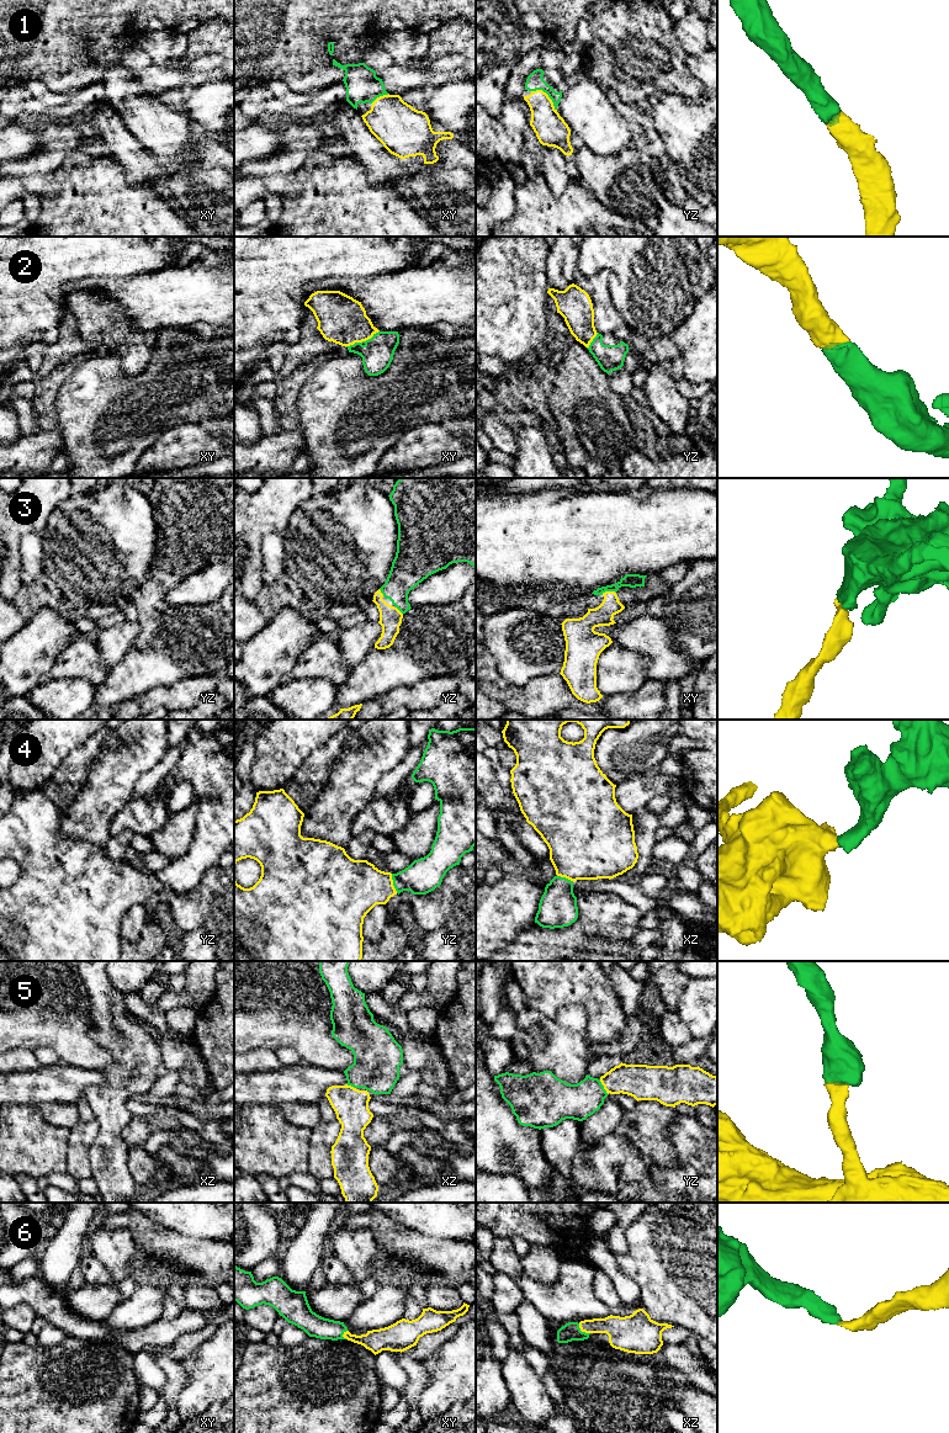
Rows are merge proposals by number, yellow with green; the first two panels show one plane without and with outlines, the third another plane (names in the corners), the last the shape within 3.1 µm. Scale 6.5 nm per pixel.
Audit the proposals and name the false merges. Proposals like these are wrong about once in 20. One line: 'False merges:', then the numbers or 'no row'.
False merges: no row

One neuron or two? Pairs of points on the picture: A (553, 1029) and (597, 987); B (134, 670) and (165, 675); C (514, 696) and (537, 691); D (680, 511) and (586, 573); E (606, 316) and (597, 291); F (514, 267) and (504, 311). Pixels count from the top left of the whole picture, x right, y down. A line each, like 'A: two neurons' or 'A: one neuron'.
A: two neurons
B: one neuron
C: one neuron
D: one neuron
E: one neuron
F: one neuron

